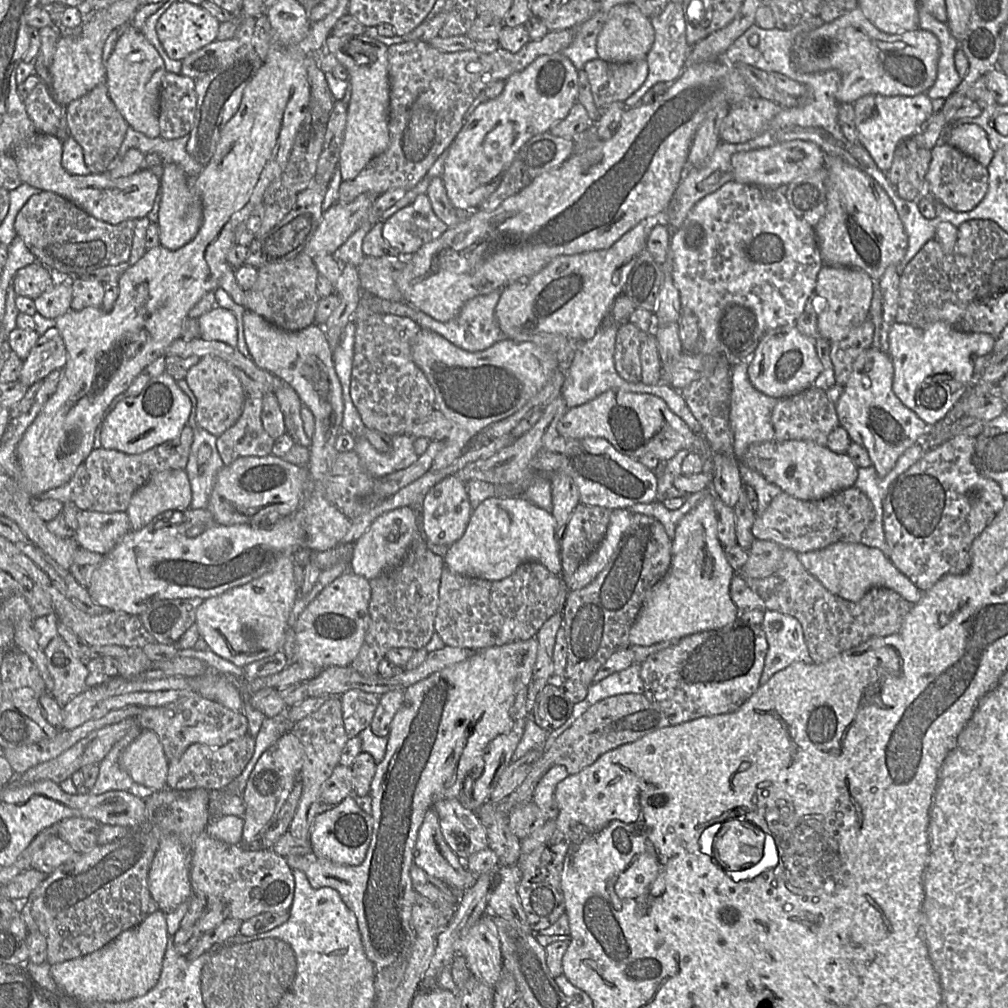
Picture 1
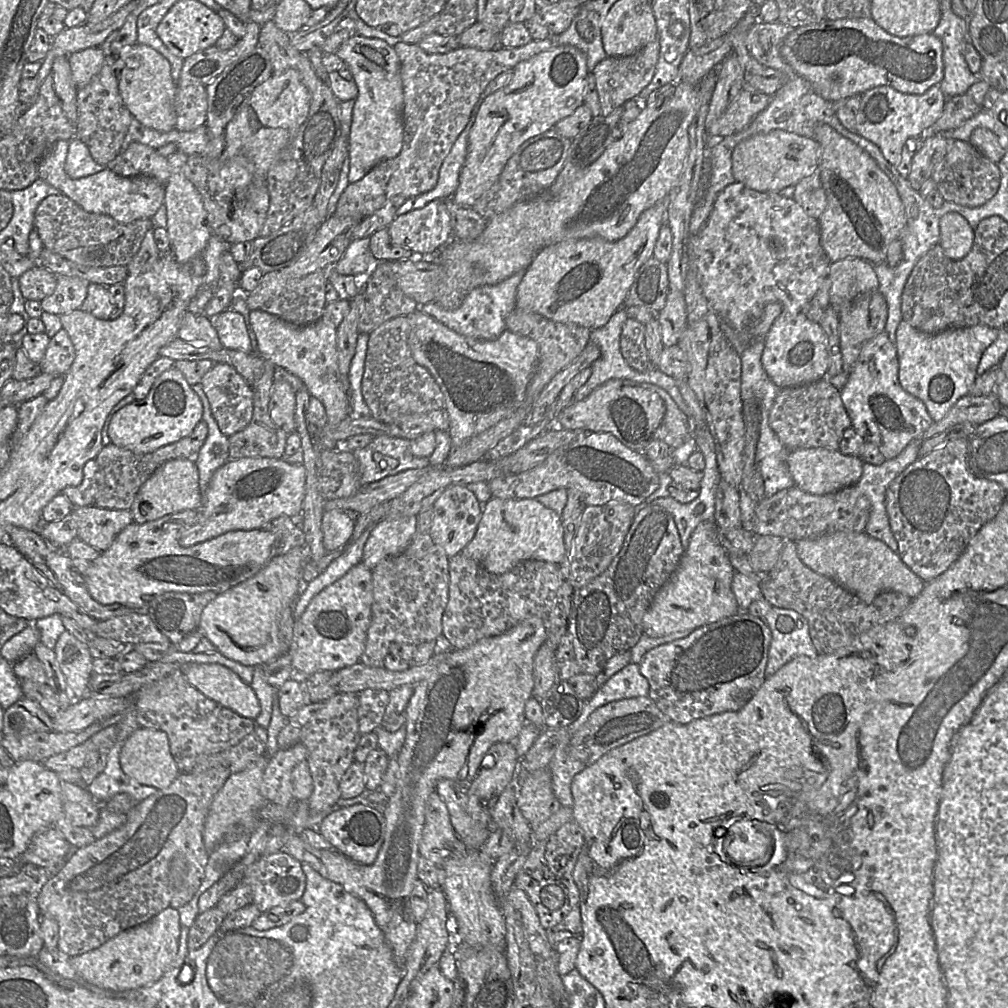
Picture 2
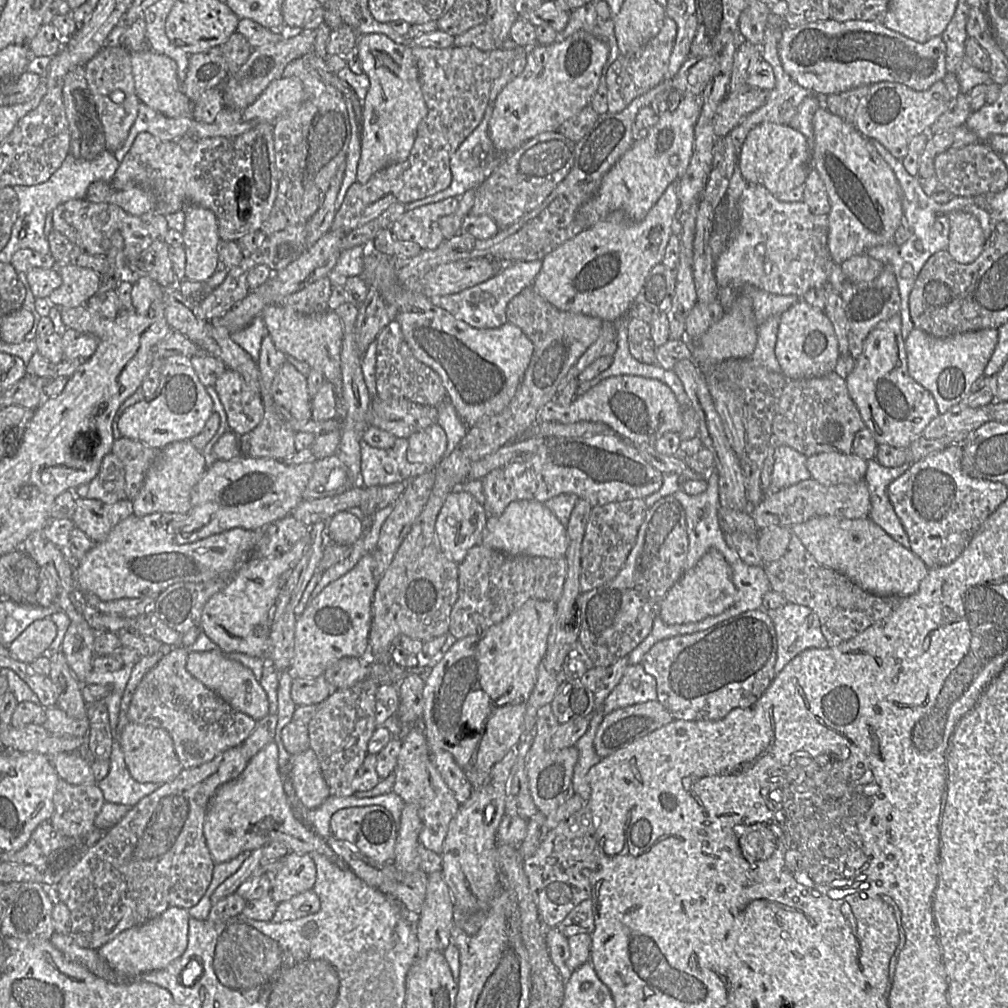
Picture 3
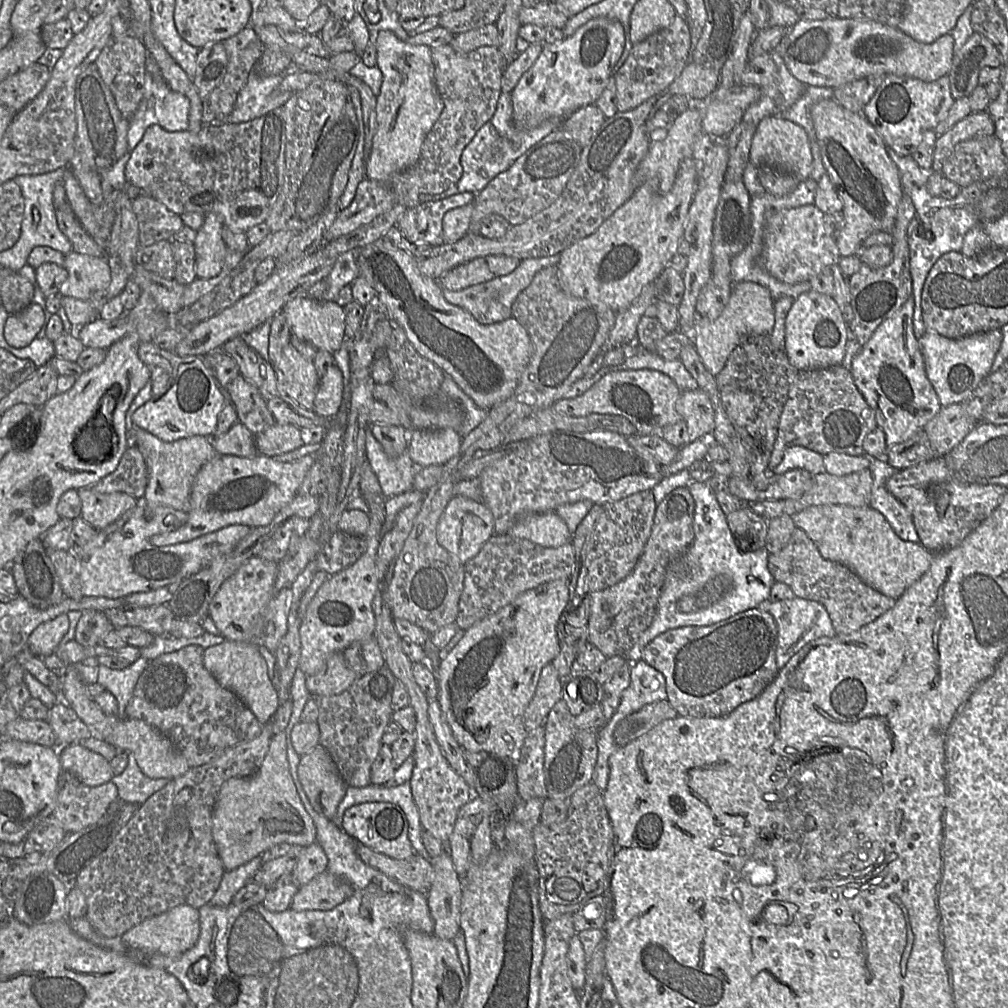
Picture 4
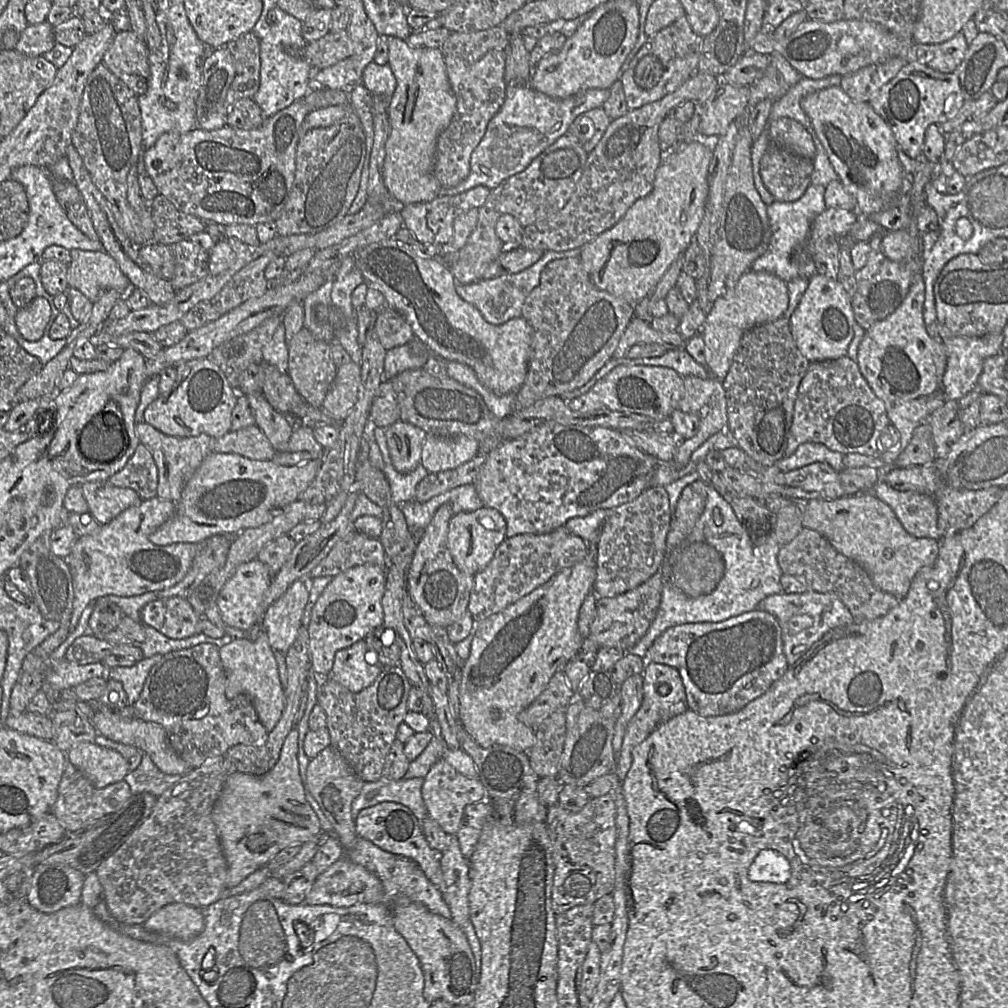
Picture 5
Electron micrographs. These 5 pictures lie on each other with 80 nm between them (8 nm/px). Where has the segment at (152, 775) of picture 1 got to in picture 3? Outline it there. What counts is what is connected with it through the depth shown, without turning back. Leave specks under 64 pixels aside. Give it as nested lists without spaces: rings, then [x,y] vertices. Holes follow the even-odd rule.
[[[129,722],[123,729],[120,744],[126,767],[139,783],[165,784],[173,781],[184,770],[174,748],[171,735],[164,729]]]

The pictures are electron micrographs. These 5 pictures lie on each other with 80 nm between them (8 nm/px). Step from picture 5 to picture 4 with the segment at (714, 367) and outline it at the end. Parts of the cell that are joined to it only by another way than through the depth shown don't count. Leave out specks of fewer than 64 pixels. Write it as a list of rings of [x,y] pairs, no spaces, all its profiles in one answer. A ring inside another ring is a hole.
[[[751,281],[738,282],[733,286],[726,307],[716,319],[695,322],[690,336],[709,373],[714,377],[719,374],[727,358],[746,336],[771,332],[775,323],[774,303],[766,287]]]

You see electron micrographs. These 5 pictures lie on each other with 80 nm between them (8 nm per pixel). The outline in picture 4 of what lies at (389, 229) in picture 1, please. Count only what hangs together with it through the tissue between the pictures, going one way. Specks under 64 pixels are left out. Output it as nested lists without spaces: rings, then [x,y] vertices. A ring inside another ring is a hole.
[[[463,192],[407,208],[398,218],[396,226],[411,242],[440,246],[445,243],[442,225],[444,215],[454,208],[474,202],[475,196],[475,193]]]

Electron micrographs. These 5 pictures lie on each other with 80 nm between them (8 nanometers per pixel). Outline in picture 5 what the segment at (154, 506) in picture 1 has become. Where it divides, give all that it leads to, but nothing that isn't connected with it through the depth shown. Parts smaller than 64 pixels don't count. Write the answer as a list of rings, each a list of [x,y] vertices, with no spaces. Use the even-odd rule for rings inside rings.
[[[144,421],[136,425],[136,434],[140,444],[144,445],[151,452],[158,469],[156,496],[177,504],[185,484],[203,460],[212,452],[215,438],[207,434],[200,434],[195,437],[168,436]]]

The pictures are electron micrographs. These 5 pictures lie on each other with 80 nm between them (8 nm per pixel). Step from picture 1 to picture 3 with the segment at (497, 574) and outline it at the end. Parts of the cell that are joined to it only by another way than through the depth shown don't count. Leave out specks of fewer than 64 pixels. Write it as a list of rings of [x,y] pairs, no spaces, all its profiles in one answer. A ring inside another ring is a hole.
[[[532,500],[513,501],[501,515],[489,515],[480,544],[509,555],[553,559],[565,557],[569,545],[566,527],[545,504]]]

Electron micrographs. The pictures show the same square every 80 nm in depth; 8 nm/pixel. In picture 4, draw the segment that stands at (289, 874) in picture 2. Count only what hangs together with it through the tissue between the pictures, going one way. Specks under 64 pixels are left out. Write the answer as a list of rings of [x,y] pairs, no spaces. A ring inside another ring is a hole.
[[[314,843],[300,849],[297,863],[292,870],[295,884],[300,888],[327,869],[328,859],[323,848]]]

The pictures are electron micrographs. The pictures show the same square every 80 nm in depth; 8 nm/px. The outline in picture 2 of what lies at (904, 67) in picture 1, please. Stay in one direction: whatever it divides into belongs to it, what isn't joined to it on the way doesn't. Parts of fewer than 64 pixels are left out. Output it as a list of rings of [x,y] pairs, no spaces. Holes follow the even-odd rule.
[[[872,18],[824,19],[818,23],[796,27],[780,45],[780,54],[793,70],[806,79],[813,90],[828,101],[861,95],[877,86],[890,86],[907,94],[923,94],[943,79],[943,45],[934,34],[910,37],[894,36],[881,28]]]

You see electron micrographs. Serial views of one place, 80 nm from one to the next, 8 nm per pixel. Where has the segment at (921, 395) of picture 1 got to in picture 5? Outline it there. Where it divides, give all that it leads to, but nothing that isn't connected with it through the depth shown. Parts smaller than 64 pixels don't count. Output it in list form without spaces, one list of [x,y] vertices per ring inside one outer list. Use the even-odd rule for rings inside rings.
[[[1003,334],[981,337],[946,337],[941,340],[947,364],[943,375],[943,389],[947,401],[958,401],[977,389],[984,360],[1002,350]]]

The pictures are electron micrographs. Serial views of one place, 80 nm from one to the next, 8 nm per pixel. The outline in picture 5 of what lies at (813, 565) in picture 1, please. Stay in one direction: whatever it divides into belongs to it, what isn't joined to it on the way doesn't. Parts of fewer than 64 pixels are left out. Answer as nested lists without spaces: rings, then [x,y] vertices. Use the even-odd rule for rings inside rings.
[[[872,493],[837,499],[814,498],[802,502],[802,507],[805,528],[824,536],[838,552],[862,566],[878,589],[898,600],[905,597],[916,574],[937,558],[939,541],[910,535],[893,510]]]

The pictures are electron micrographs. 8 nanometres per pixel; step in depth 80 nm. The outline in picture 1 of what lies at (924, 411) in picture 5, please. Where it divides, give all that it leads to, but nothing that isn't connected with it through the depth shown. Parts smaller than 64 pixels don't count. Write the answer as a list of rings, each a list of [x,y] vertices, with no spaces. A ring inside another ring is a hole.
[[[870,346],[854,361],[848,381],[836,402],[839,426],[843,427],[851,442],[864,447],[880,477],[885,476],[896,464],[898,458],[914,443],[924,438],[928,425],[917,414],[906,407],[892,390],[894,367],[888,353],[883,353]]]

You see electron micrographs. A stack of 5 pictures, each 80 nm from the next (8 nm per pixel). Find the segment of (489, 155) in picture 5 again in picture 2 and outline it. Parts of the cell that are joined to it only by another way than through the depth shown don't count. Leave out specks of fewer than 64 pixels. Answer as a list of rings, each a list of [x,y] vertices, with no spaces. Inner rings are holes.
[[[474,120],[468,122],[444,159],[435,188],[421,195],[406,198],[405,202],[397,210],[397,215],[422,208],[433,200],[447,199],[453,196],[459,185],[459,174],[467,155],[468,135],[473,123]]]

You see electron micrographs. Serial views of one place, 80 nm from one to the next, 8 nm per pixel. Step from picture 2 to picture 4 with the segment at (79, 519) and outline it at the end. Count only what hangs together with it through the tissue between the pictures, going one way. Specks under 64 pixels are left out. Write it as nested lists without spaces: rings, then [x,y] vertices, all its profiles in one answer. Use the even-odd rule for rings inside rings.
[[[91,486],[78,490],[78,493],[82,503],[80,516],[98,532],[106,529],[124,513],[138,505],[138,500],[135,497],[122,492],[103,494],[96,492]]]

